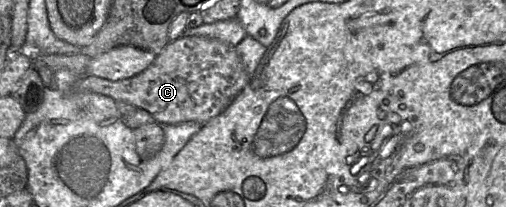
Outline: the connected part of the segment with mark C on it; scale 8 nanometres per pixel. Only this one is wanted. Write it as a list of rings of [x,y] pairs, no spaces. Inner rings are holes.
[[[182,35],[170,41],[141,73],[118,81],[87,74],[78,82],[78,89],[144,109],[160,125],[189,121],[205,124],[229,107],[250,78],[235,47],[213,38]]]

